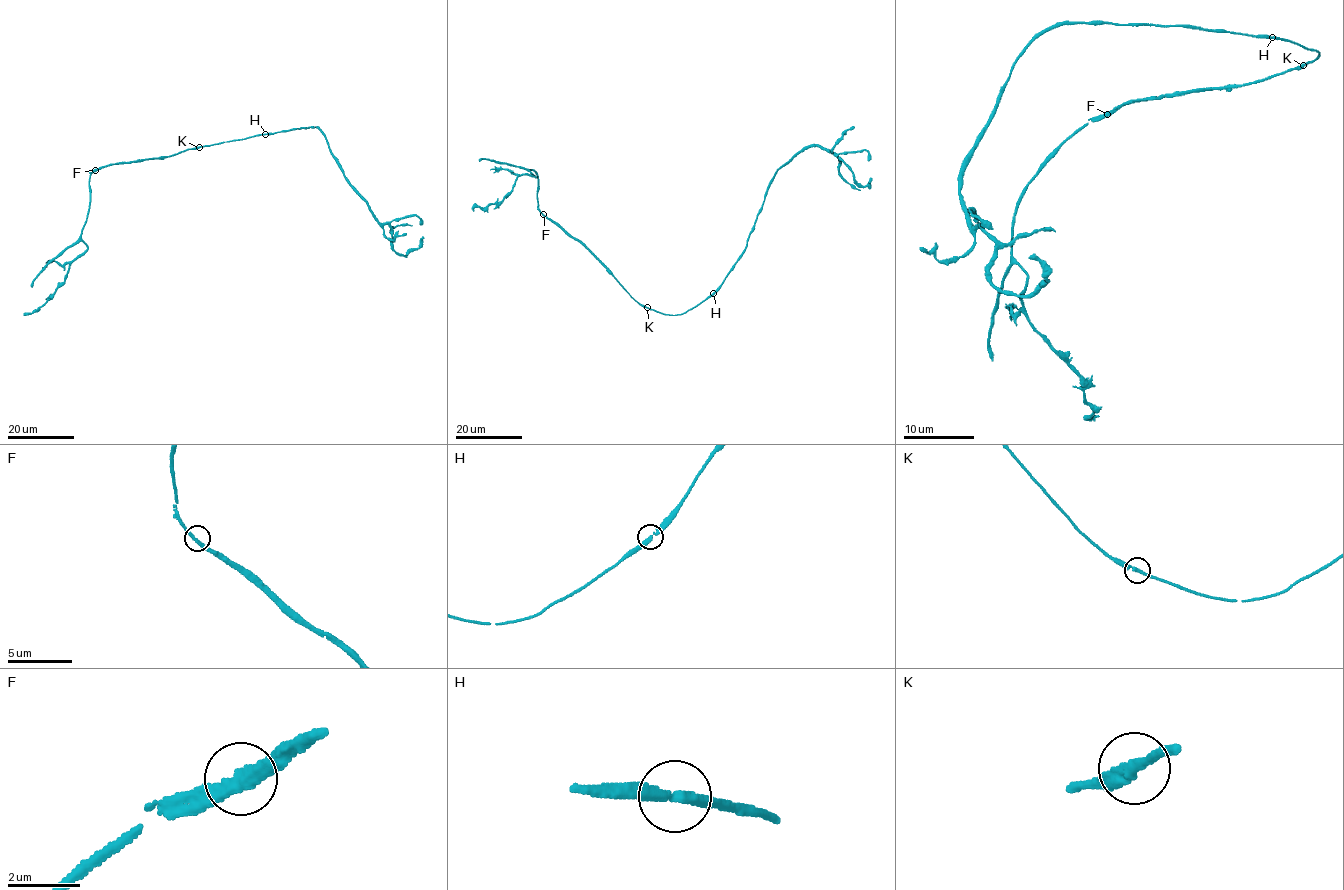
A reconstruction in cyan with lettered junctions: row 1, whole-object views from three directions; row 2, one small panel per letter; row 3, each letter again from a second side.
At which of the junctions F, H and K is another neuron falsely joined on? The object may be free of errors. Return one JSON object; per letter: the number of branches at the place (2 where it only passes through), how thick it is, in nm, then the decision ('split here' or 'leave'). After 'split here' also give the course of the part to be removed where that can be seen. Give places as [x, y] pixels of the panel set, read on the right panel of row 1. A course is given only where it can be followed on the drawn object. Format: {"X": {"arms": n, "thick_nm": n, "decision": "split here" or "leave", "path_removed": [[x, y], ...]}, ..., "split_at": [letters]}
{"F": {"arms": 2, "thick_nm": 320, "decision": "split here", "path_removed": [[1106, 114], [1133, 100], [1219, 88]]}, "H": {"arms": 2, "thick_nm": 280, "decision": "leave"}, "K": {"arms": 2, "thick_nm": 260, "decision": "leave"}, "split_at": ["F"]}

